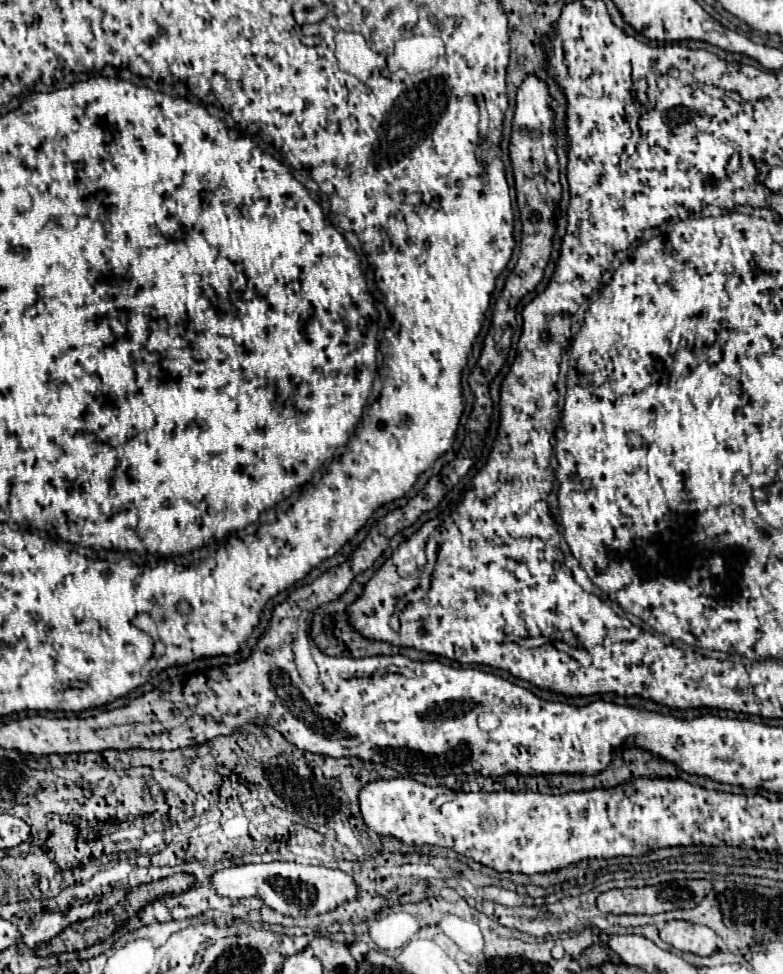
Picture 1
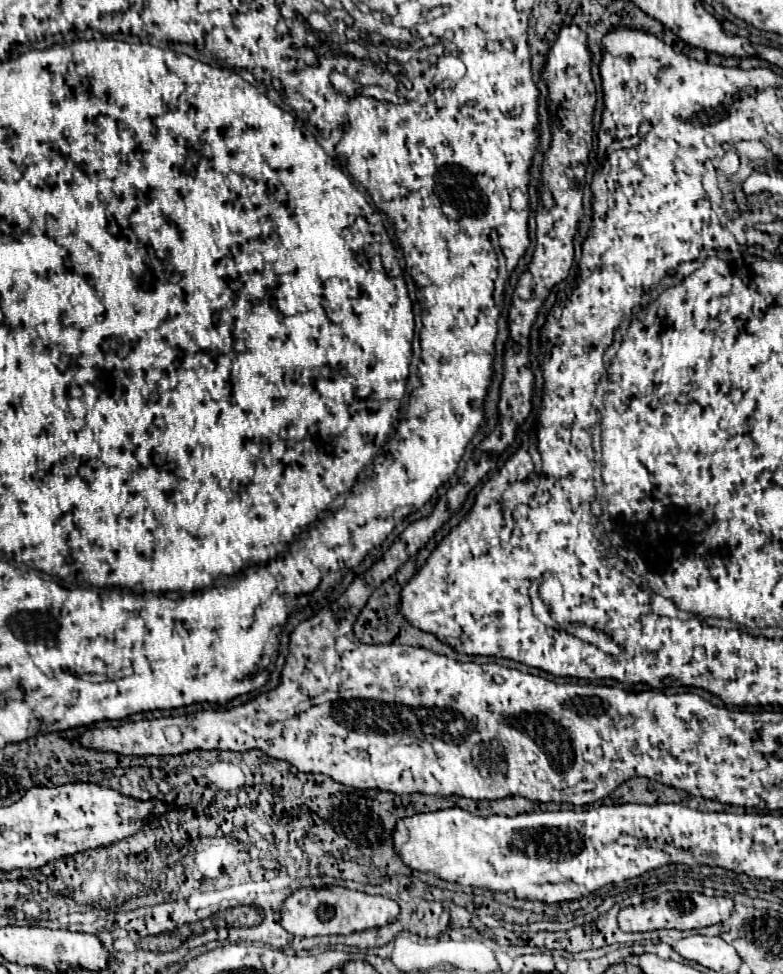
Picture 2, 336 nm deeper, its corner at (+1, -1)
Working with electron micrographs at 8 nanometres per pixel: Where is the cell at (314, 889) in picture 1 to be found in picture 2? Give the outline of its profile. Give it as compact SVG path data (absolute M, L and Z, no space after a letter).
M344 887L330 889L300 889L292 893L282 907L282 927L292 935L316 937L316 935L350 935L356 931L378 929L394 923L400 915L400 905L382 895L366 895Z

